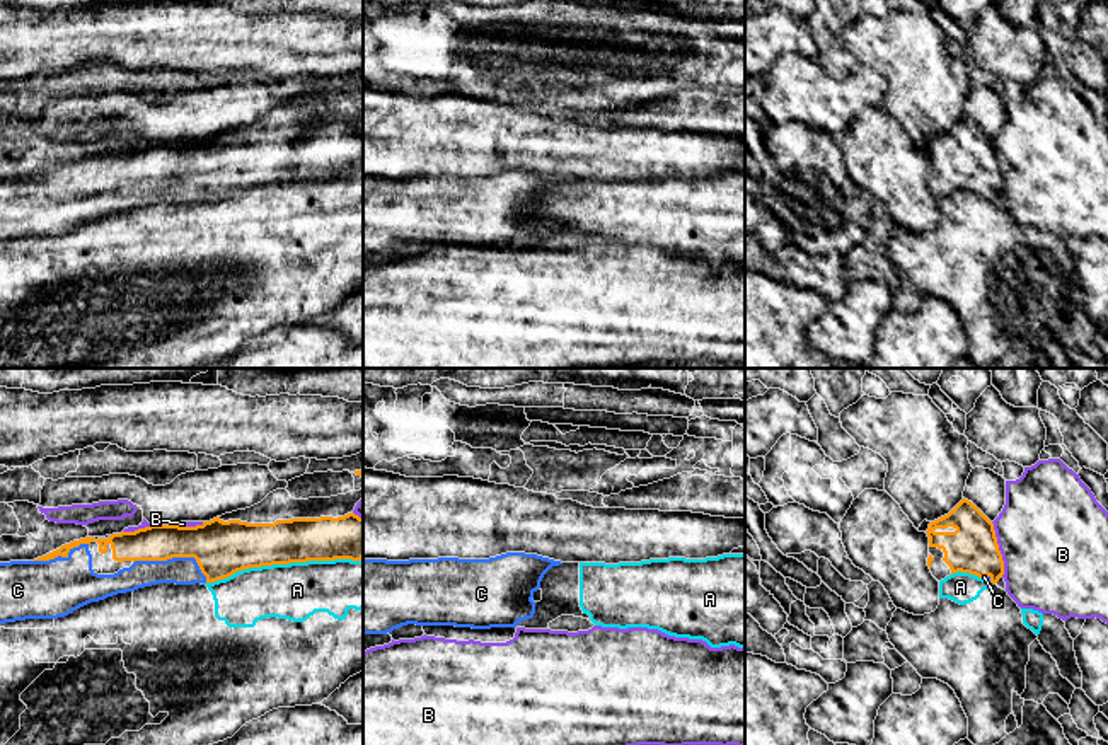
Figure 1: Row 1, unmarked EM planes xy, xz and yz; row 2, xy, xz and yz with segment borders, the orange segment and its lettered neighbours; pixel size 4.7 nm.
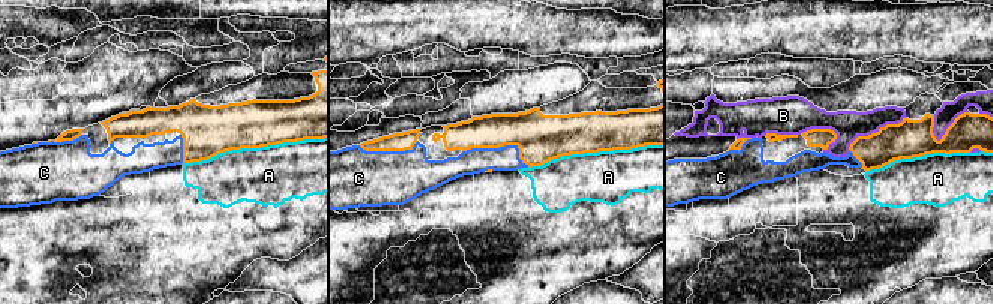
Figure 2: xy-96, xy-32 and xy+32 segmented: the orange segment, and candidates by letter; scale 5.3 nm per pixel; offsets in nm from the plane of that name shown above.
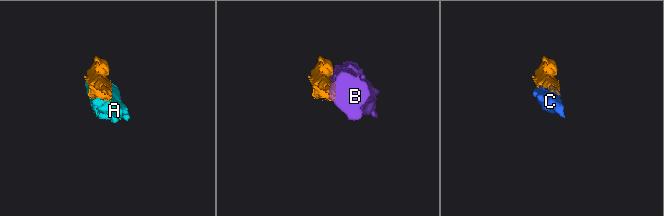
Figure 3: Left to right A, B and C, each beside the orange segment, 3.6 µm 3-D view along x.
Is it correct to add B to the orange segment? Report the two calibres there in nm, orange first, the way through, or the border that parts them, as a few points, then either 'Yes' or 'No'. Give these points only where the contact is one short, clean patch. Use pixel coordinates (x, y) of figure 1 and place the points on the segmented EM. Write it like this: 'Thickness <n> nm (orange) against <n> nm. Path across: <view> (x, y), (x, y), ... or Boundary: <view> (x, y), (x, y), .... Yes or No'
Thickness 240 nm (orange) against 480 nm. No

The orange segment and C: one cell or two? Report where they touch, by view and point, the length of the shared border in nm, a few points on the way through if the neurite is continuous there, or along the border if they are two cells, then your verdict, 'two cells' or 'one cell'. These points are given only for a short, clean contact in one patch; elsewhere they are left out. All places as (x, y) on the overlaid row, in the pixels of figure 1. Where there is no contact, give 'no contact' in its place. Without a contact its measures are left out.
meets orange in xy at (176, 556); contact 360 nm long; one cell

